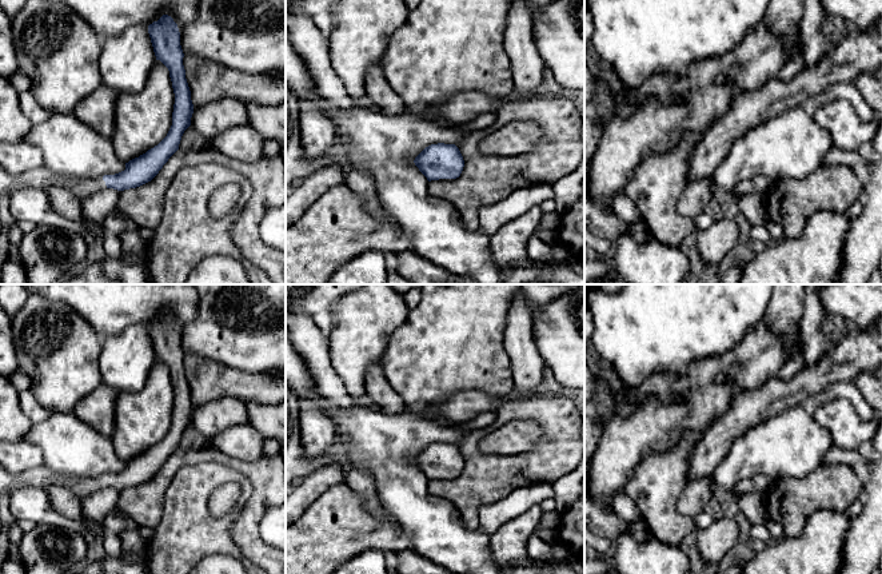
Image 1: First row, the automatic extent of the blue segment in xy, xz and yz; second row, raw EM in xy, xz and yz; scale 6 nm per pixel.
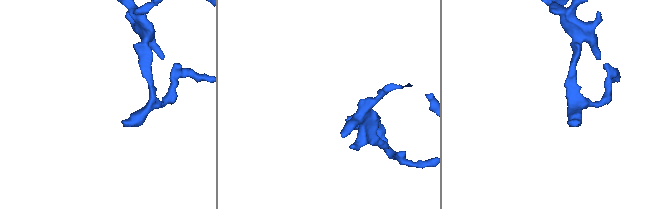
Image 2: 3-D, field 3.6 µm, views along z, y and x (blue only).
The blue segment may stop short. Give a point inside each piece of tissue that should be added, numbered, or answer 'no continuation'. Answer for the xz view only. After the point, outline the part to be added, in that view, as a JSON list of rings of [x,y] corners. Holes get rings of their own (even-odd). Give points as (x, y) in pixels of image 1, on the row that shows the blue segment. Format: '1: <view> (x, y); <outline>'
no continuation

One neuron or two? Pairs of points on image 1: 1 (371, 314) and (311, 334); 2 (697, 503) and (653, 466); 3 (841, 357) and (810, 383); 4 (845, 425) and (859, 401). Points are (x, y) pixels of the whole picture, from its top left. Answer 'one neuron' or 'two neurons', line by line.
1: two neurons
2: two neurons
3: one neuron
4: two neurons

